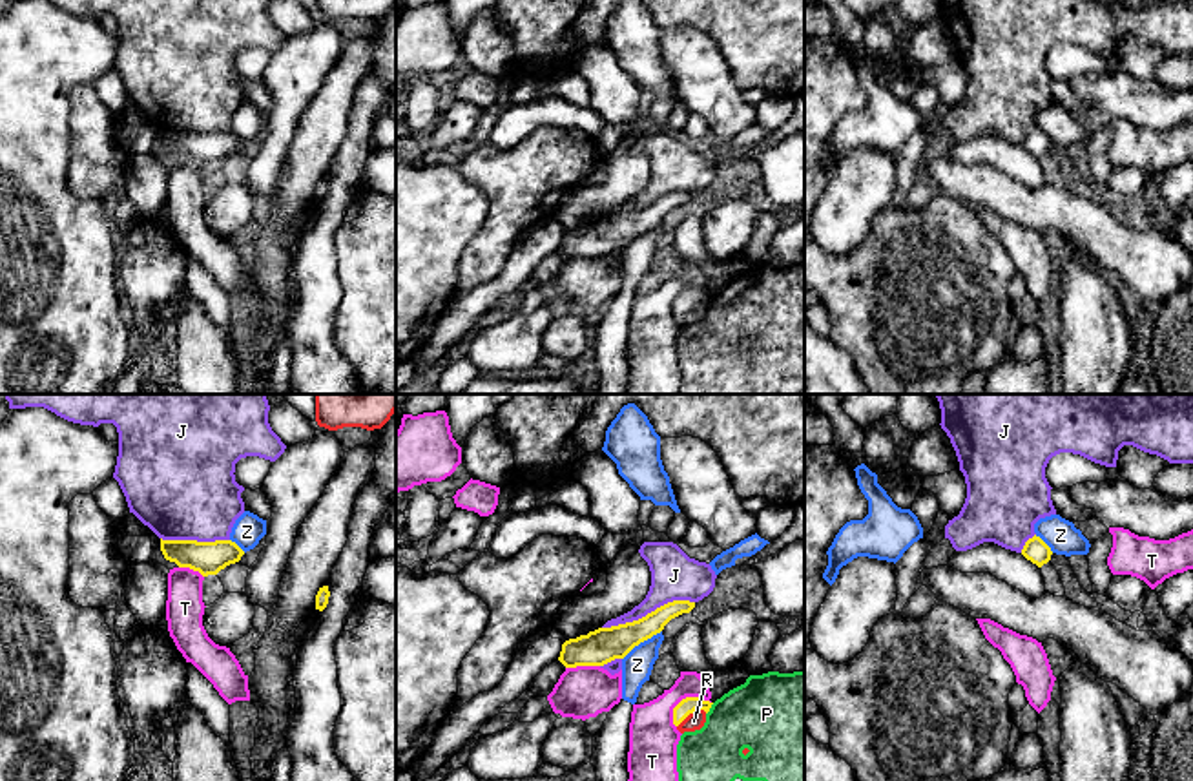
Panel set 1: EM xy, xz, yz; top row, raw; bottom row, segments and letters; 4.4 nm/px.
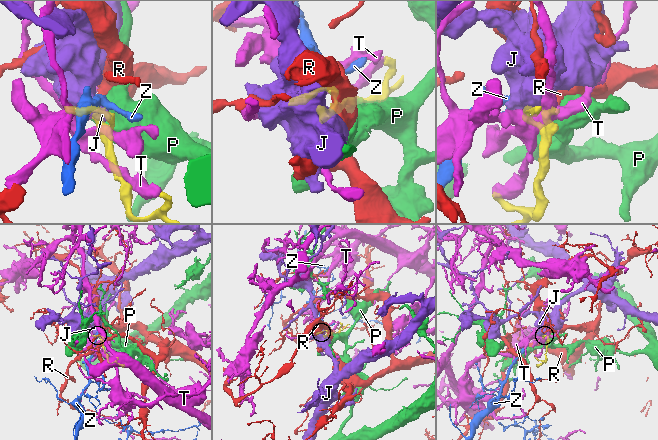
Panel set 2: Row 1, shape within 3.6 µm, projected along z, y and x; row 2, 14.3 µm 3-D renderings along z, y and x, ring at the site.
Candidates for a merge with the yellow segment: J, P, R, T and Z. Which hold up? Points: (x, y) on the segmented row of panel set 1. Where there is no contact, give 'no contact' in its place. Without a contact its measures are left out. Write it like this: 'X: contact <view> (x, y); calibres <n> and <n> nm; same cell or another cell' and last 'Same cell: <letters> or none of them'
J: contact xz (648, 614); calibres 160 and 200 nm; another cell
P: contact xz (710, 707); calibres 70 and 340 nm; another cell
R: contact xz (692, 712); calibres 70 and 80 nm; same cell
T: contact xz (686, 697); calibres 70 and 220 nm; another cell
Z: contact xz (641, 641); calibres 160 and 140 nm; another cell
Same cell: R

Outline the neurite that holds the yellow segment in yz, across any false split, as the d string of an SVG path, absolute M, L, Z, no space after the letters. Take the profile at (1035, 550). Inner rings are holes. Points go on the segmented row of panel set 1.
M1034 535L1025 542L1022 555L1038 568L1042 568L1051 560L1053 551L1040 536Z

